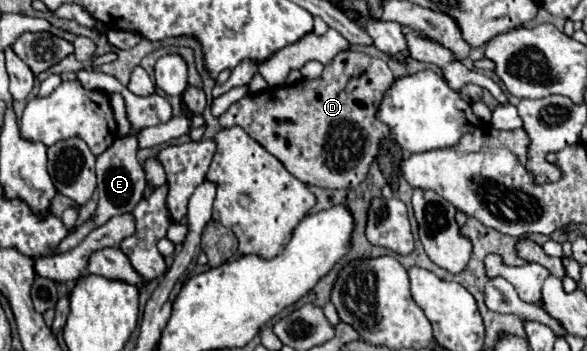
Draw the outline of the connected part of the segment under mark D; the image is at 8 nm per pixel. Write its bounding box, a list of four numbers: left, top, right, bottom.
[218,50,394,190]

